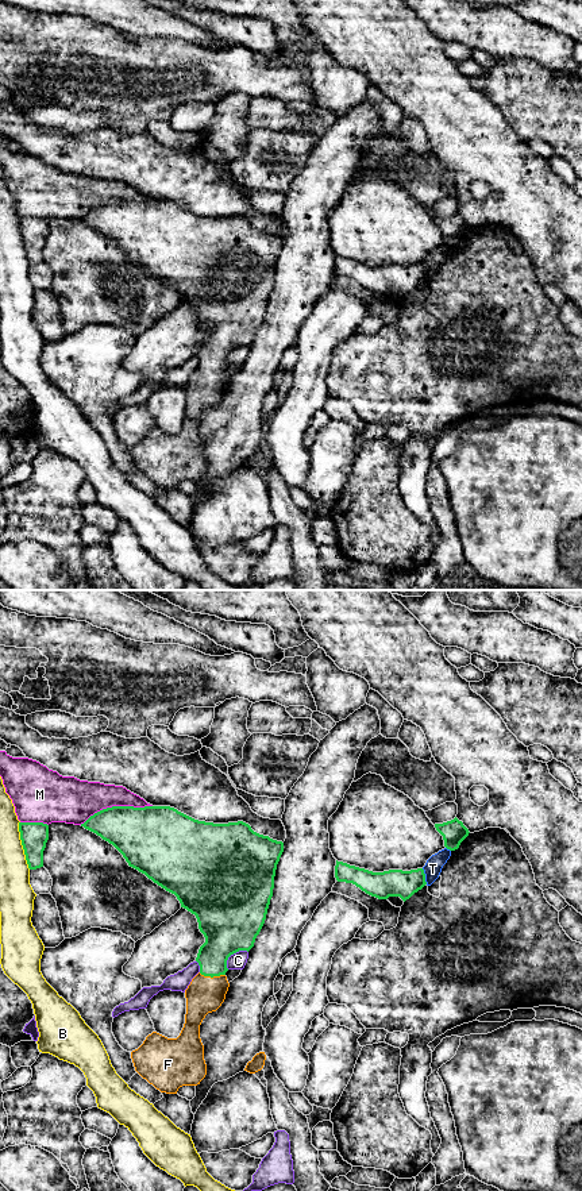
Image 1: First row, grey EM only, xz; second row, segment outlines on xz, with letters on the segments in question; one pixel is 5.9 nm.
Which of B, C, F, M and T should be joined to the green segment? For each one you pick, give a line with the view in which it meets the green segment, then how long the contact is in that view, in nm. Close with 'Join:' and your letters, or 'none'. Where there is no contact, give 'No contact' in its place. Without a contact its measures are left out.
F: Touches green in xz. Shared border 160 nm
Join: F

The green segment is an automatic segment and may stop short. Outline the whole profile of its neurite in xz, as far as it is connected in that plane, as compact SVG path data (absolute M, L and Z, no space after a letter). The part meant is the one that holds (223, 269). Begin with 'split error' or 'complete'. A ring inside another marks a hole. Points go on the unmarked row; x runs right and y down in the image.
split error; M112 201L95 208L81 221L112 239L130 262L174 289L181 302L197 313L199 324L204 329L205 338L200 342L196 352L200 367L185 385L186 409L184 423L177 433L167 433L153 427L138 444L131 447L135 466L161 487L177 489L182 481L197 481L207 470L200 420L205 411L216 406L226 394L230 382L226 371L228 352L239 346L248 347L265 319L273 292L277 259L284 247L284 238L254 227L243 216L228 219L199 216L170 201Z

